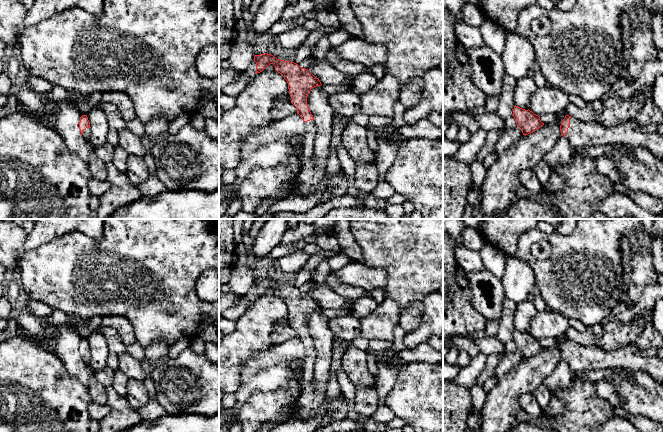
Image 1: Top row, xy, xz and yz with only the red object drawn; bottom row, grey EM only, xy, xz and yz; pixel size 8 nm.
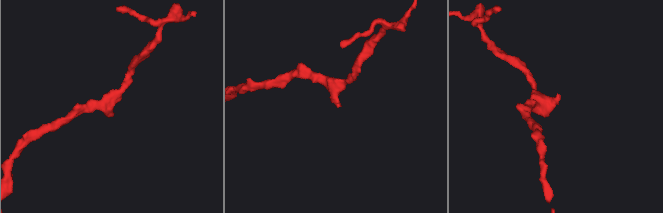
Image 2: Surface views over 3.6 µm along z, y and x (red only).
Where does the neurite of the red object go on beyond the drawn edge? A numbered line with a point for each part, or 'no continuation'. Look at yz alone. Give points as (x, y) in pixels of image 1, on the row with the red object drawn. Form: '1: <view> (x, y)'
1: yz (580, 134)

